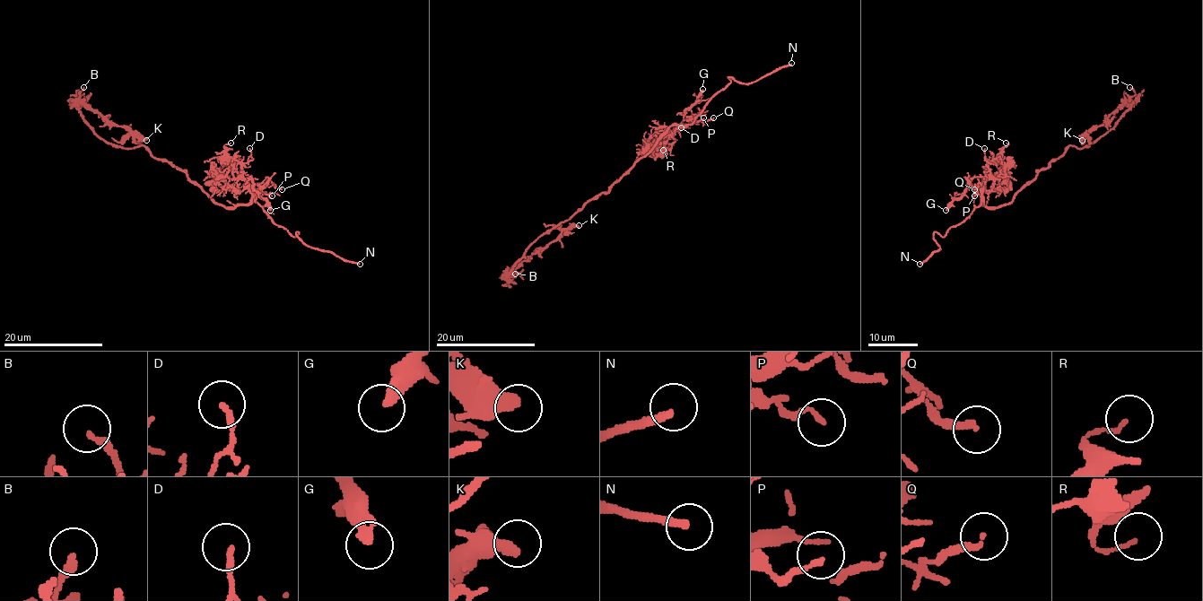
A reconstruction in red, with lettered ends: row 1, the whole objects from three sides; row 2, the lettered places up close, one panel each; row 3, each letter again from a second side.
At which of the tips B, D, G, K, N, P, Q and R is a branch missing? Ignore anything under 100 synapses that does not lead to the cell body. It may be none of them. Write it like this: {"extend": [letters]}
{"extend": ["N"]}

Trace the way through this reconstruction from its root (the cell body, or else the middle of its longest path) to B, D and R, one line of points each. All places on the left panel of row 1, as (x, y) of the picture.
B: (207, 195), (182, 170), (156, 160), (143, 146), (114, 147), (99, 136), (80, 110), (78, 97), (83, 87)
D: (207, 195), (223, 206), (237, 206), (250, 200), (252, 186), (242, 174), (242, 164), (250, 154), (249, 148)
R: (207, 195), (223, 206), (237, 206), (250, 200), (252, 186), (242, 174), (240, 163), (223, 147), (231, 143)

